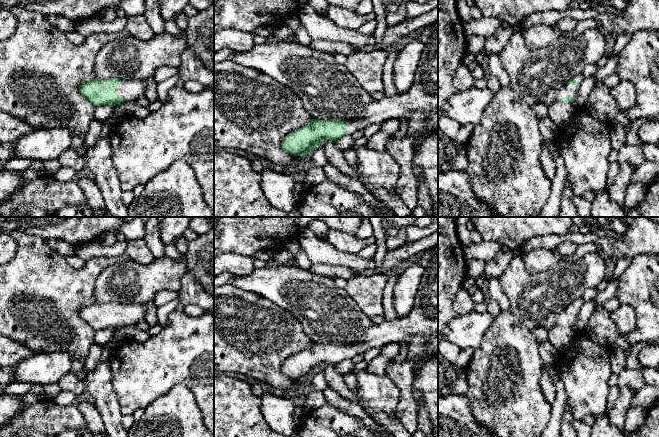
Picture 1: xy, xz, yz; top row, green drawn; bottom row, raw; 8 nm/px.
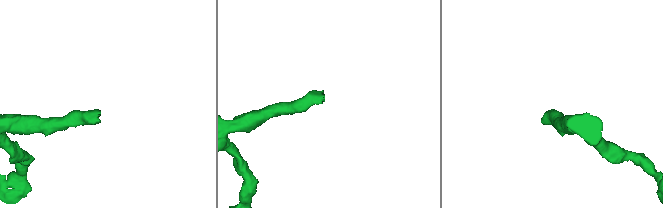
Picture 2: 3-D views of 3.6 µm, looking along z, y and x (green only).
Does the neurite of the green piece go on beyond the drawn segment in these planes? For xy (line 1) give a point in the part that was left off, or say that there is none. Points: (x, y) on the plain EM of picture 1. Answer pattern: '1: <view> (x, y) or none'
1: xy (130, 314)

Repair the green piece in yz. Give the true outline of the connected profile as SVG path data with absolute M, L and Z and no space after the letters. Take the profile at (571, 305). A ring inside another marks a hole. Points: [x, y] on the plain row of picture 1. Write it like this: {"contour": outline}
{"contour": "M582 298L566 306L566 308L557 315L557 323L549 330L547 340L554 346L557 352L560 352L571 345L574 338L574 321L580 311L584 301Z"}

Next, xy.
{"contour": "M109 302L93 303L79 310L80 317L94 330L111 328L114 330L113 339L104 347L108 350L120 346L126 339L125 328L145 319L143 304Z"}

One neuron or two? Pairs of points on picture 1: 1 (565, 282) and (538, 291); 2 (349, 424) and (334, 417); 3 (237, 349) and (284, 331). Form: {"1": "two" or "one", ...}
{"1": "one", "2": "one", "3": "one"}

